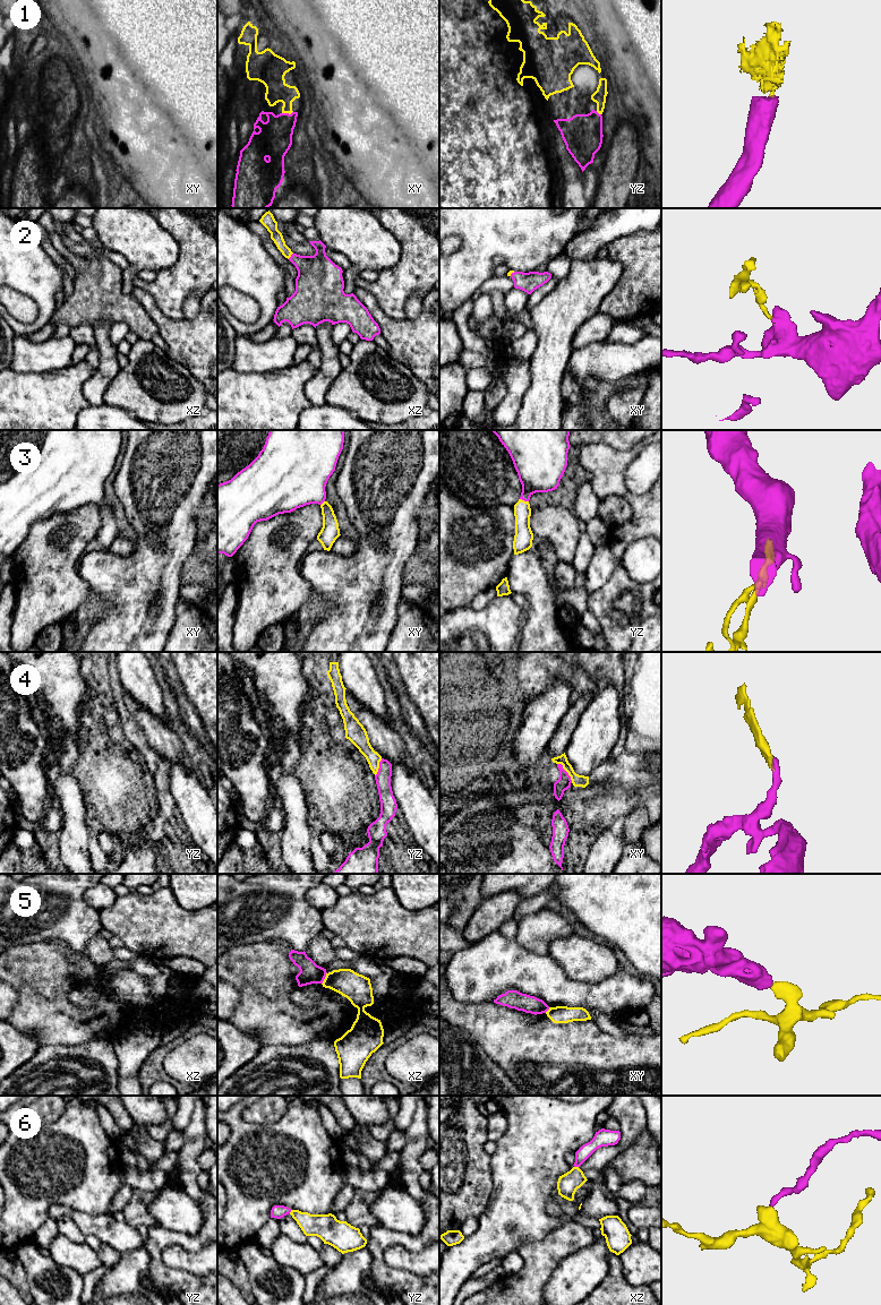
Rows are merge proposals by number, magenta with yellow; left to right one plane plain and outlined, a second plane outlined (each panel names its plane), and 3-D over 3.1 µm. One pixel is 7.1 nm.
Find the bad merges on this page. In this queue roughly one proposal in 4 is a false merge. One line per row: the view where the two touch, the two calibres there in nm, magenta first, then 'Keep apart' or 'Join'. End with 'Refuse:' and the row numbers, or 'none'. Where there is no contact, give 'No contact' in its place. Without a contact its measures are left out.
1: Touches magenta in xy. Thickness 260 nm (magenta) against 160 nm. Join
2: Touches magenta in xz. Thickness 300 nm (magenta) against 80 nm. Join
3: Touches magenta in yz. Thickness 320 nm (magenta) against 130 nm. Join
4: Touches magenta in xy. Thickness 100 nm (magenta) against 80 nm. Join
5: Touches magenta in xz. Thickness 150 nm (magenta) against 200 nm. Keep apart
6: Touches magenta in xz. Thickness 100 nm (magenta) against 150 nm. Join
Refuse: 5

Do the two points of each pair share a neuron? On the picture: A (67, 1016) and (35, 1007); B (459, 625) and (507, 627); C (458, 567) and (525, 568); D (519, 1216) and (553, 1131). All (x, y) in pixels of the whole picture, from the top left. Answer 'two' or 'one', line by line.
A: one
B: one
C: two
D: one

